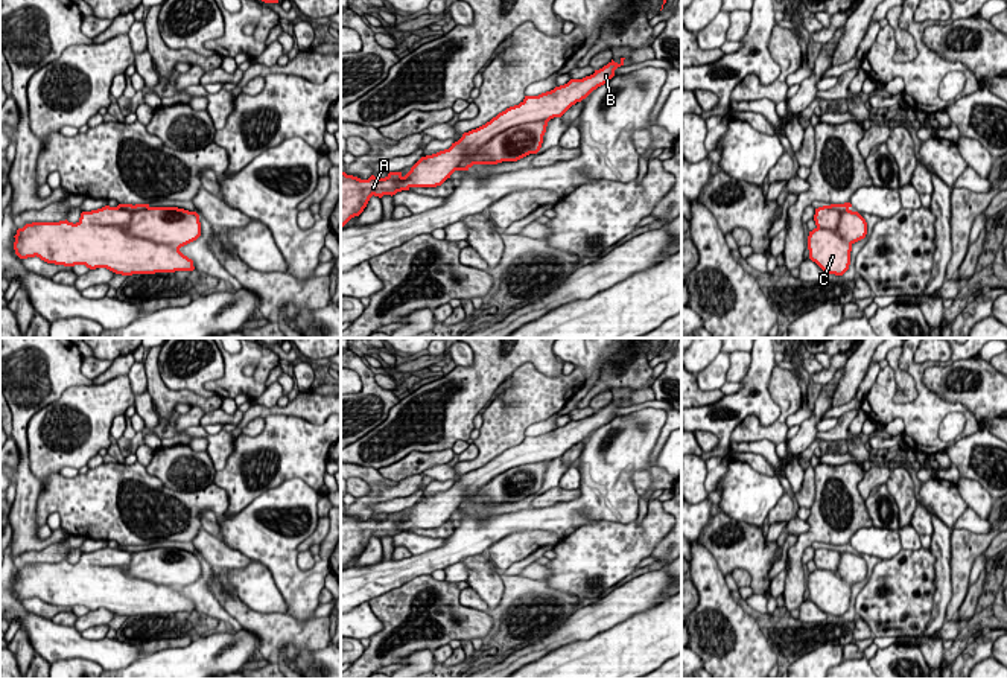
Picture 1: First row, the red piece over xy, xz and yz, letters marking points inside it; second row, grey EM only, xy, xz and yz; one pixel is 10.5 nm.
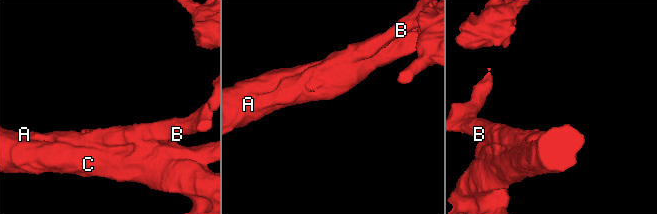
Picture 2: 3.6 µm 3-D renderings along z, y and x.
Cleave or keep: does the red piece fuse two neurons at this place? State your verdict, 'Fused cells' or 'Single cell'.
Single cell

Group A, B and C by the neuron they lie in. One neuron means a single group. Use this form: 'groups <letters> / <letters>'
groups A B C

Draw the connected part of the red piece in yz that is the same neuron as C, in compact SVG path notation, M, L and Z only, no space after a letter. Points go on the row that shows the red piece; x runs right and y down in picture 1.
M852 204L815 209L815 228L809 231L809 259L828 274L843 276L850 265L852 245L867 234L867 222L850 210Z

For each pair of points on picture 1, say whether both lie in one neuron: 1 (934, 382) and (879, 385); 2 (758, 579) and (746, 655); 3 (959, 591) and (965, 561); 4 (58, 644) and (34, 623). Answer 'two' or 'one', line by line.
1: two
2: two
3: one
4: one

